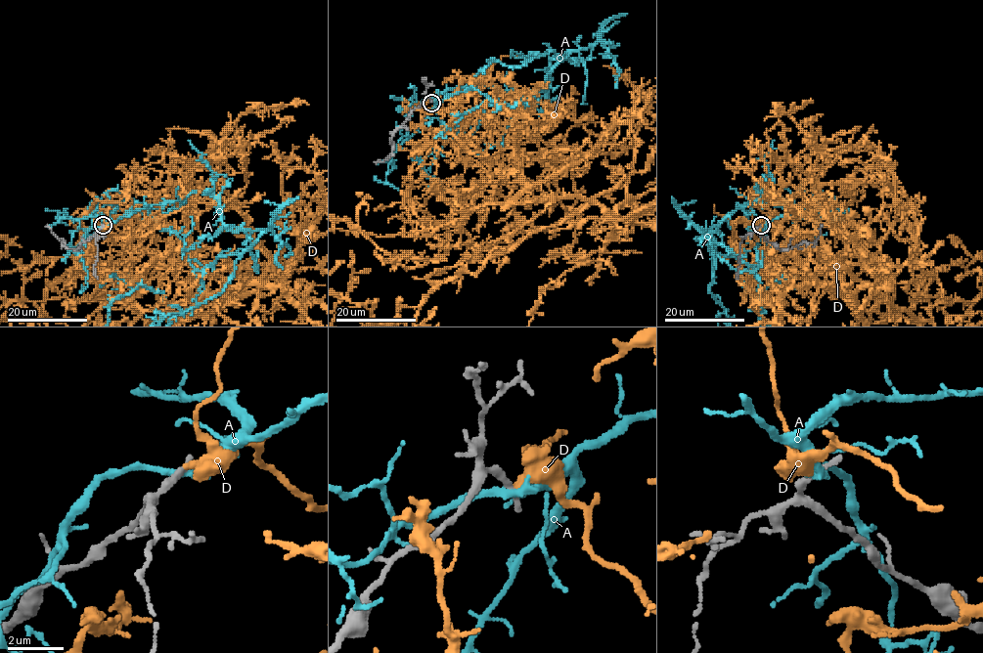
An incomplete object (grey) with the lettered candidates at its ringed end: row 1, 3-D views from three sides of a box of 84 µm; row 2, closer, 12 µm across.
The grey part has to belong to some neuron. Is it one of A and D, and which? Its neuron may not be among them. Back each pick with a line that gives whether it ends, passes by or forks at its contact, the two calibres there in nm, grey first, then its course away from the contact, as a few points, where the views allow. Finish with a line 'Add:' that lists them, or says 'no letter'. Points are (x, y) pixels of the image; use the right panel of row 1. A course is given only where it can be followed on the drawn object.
Add: no letter

